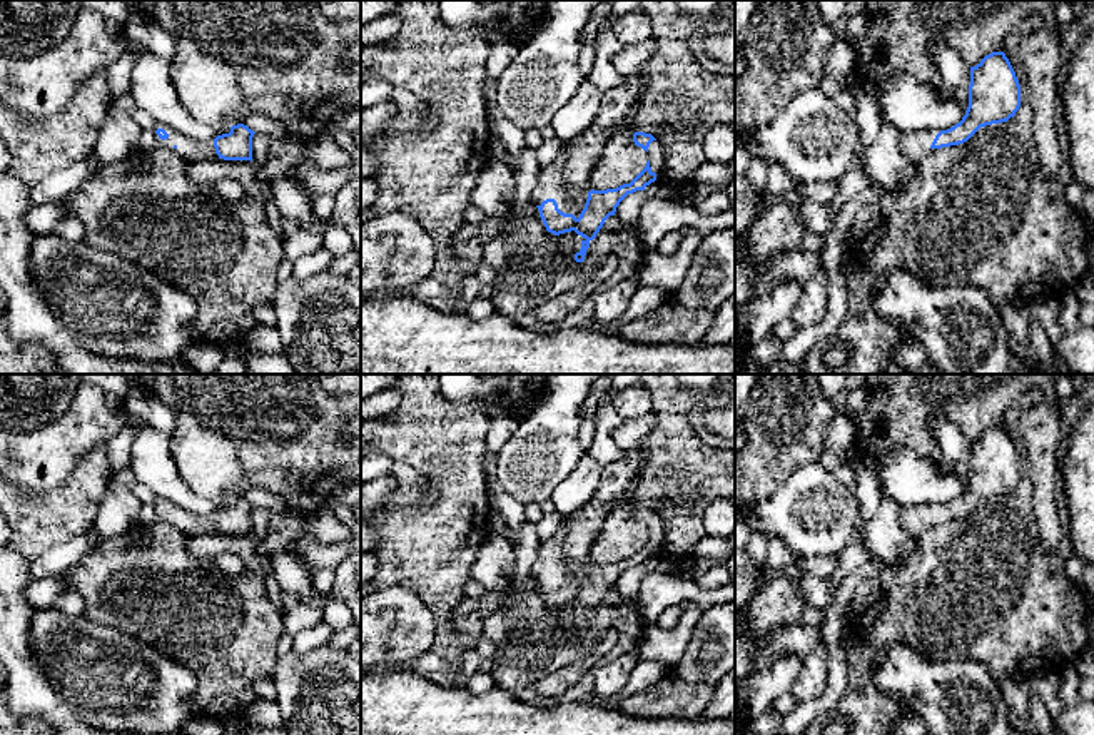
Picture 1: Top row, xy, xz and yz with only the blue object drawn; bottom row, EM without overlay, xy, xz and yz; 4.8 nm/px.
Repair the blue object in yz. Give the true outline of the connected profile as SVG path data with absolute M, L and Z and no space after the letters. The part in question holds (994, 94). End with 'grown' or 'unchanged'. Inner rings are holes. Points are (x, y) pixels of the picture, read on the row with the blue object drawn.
M1004 52L985 55L975 67L970 67L969 107L959 124L947 130L919 130L902 135L900 152L912 162L919 164L929 154L967 142L980 127L1007 122L1021 107L1021 85L1015 72Z | grown

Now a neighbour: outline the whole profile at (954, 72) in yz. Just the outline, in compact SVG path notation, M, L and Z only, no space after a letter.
M944 40L929 42L927 53L937 65L945 97L959 100L967 110L970 85L970 67L967 62Z

